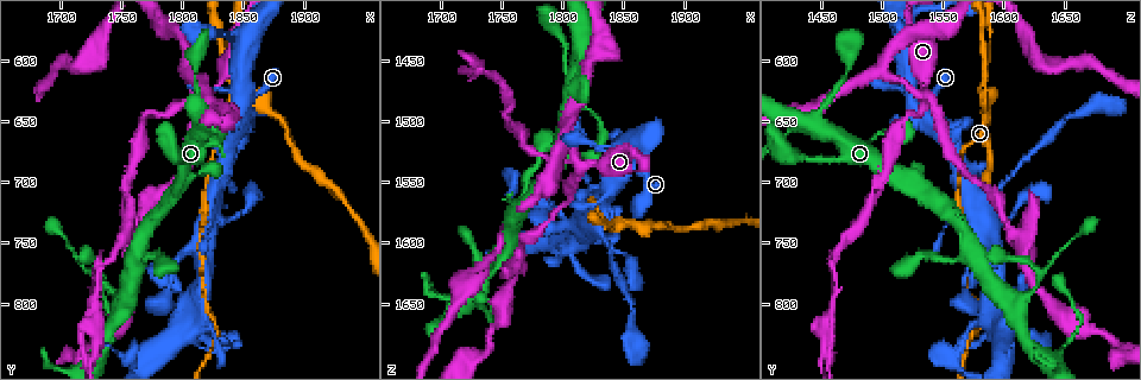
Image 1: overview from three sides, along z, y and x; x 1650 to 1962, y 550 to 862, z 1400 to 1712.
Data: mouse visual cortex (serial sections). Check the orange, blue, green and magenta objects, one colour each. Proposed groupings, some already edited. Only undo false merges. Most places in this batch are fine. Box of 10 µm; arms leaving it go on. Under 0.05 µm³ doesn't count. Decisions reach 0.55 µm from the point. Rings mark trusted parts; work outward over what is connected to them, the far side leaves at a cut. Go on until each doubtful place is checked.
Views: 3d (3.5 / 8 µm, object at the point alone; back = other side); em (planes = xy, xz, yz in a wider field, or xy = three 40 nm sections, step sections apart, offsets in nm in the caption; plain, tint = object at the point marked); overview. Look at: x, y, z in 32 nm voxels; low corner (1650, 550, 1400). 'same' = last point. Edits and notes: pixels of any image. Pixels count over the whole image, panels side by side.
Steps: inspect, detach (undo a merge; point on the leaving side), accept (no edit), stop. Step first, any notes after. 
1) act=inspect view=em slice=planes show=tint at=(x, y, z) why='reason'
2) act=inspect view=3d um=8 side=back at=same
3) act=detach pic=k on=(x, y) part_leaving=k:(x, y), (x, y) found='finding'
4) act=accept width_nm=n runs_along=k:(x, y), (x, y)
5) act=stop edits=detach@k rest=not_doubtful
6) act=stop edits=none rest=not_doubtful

act=inspect view=3d um=3.5 at=(1816, 630, 1540) why='four-way junction'

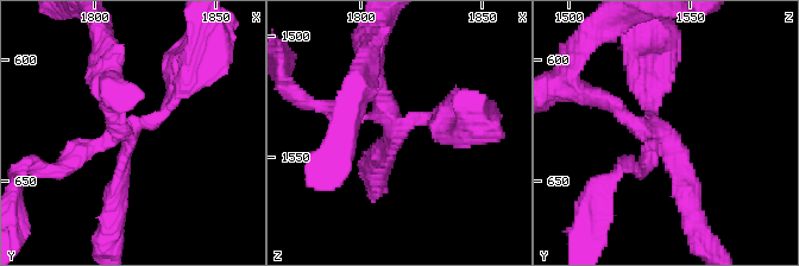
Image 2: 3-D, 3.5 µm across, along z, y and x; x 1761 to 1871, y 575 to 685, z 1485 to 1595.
act=inspect view=em slice=xy step=5 show=tint at=(1816, 628, 1539) arms=4 arm_widths_nm=200,200,200,200

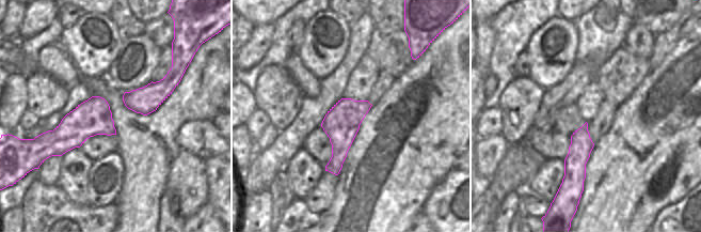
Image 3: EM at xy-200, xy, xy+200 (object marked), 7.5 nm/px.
act=accept found='one cell here'

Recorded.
act=inspect view=3d um=8 at=(1844, 630, 1584) why='sharp bend'

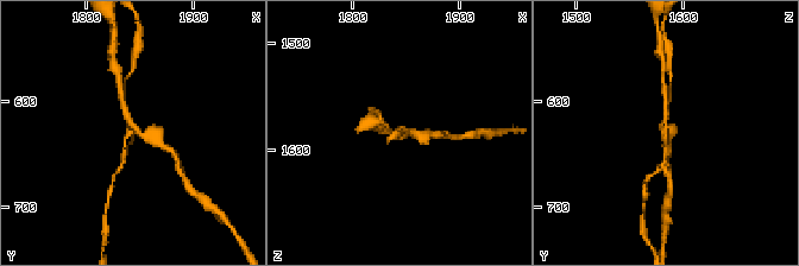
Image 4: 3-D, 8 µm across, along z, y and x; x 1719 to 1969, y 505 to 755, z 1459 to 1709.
act=inspect view=3d um=3.5 at=same why='closer look'

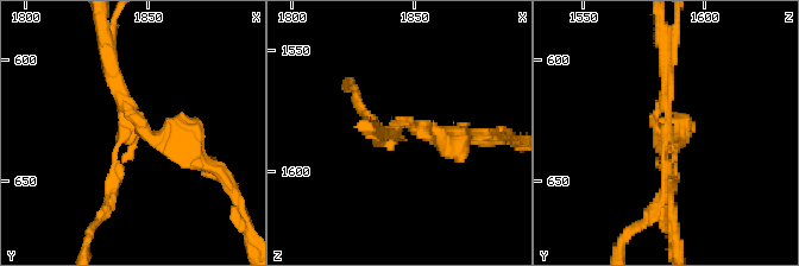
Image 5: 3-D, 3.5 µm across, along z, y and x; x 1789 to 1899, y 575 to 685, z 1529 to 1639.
act=inspect view=em slice=planes show=tint at=(1843, 628, 1584) arms=3 arm_widths_nm=100,200,300 why='shape alone is not enough'

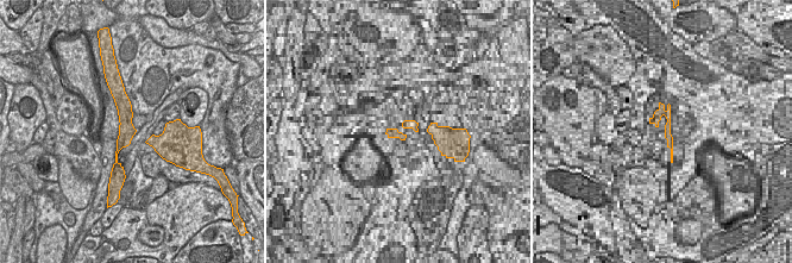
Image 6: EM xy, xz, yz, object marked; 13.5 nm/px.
act=accept width_nm=220 runs_along=5:(108, 202), (130, 130), (195, 147) found='all the same cell'

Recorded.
act=inspect view=3d um=3.5 at=(1836, 600, 1584) why='narrows sharply'

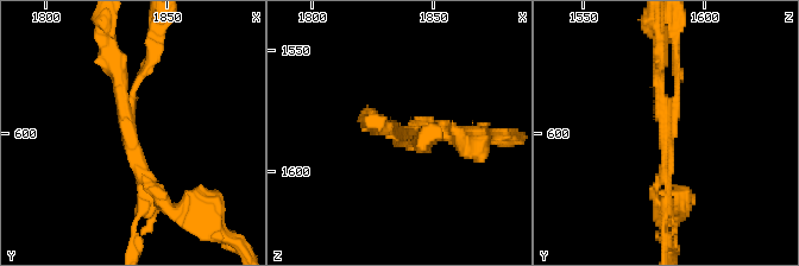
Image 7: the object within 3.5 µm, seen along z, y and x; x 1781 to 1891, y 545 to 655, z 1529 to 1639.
act=inspect view=em slice=planes show=tint at=(1834, 600, 1587) arms=3 arm_widths_nm=100,150,150

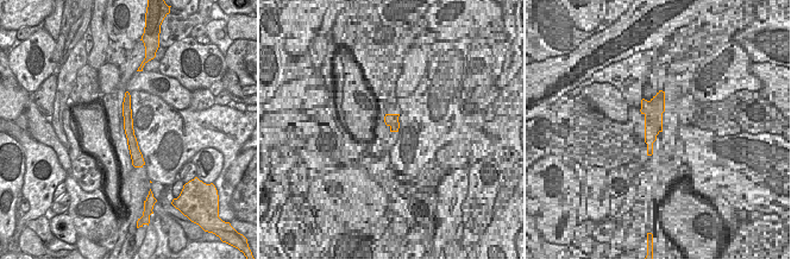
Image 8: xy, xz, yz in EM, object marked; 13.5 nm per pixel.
act=accept runs_along=7:(145, 210), (117, 57) found='one cell here'

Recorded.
act=inspect view=3d um=3.5 at=(1806, 610, 1498) why='branch point'

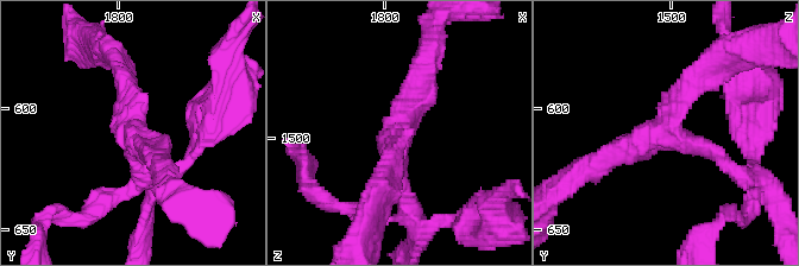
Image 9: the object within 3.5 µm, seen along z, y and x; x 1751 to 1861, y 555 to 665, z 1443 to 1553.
act=inspect view=em slice=xy step=2 show=tint at=(1806, 609, 1500) why='now the EM'

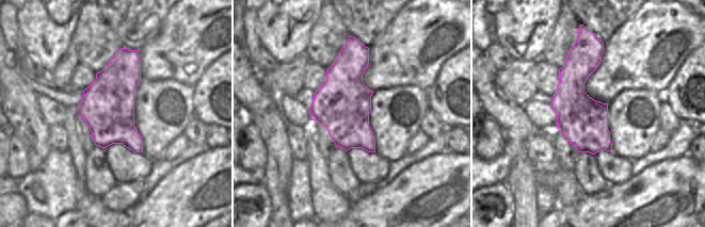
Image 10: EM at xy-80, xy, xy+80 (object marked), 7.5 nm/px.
act=accept runs_along=9:(408, 200), (397, 130), (422, 73) found='one cell here'

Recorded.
act=inspect view=3d um=3.5 at=(1830, 664, 1422) why='side arm on a straight run'

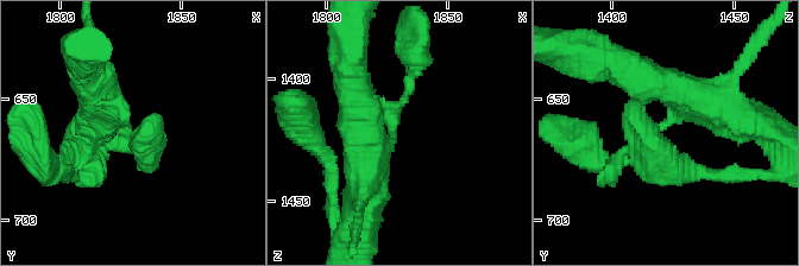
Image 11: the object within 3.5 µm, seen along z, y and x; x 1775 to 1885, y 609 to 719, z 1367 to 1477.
act=inspect view=em slice=xy step=1 show=tint at=(1828, 661, 1420) arms=3 arm_widths_nm=150,150,500

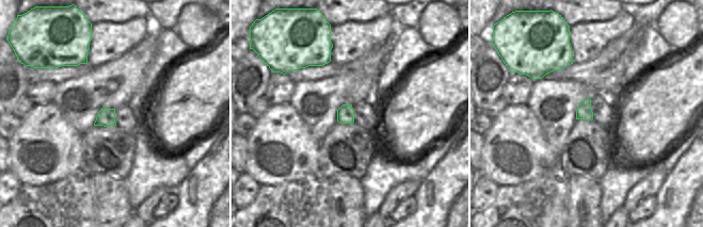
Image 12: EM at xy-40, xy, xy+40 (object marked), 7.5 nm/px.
act=accept runs_along=11:(725, 101), (690, 97), (614, 175) found='one cell here'

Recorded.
act=inspect view=3d um=3.5 side=back at=(1728, 798, 1460) why='three arms meet'

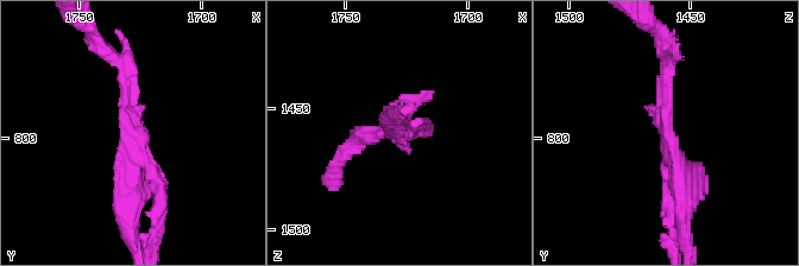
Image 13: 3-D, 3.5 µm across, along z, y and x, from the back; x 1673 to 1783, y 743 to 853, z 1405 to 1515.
act=inspect view=em slice=xy step=2 show=plain at=(1727, 796, 1459) why='now the EM'

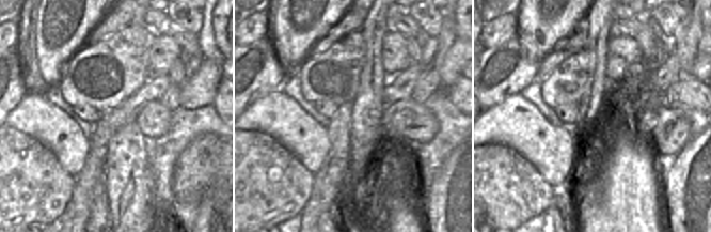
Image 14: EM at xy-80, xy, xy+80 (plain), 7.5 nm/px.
act=inspect view=em slice=xy step=2 show=tint at=same

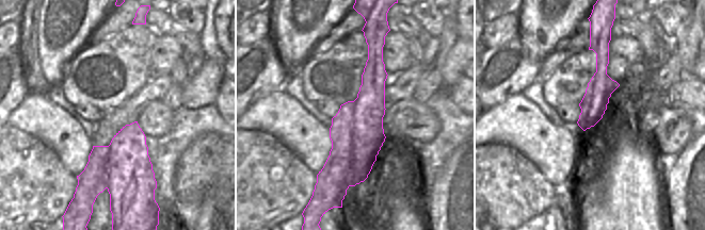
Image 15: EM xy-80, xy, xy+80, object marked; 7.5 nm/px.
act=accept arm_widths_nm=150,150,300 runs_along=15:(373, 48), (370, 104), (341, 185) found='all the same cell'

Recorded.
act=inspect view=3d um=3.5 at=(1824, 712, 1574) why='abrupt turn'

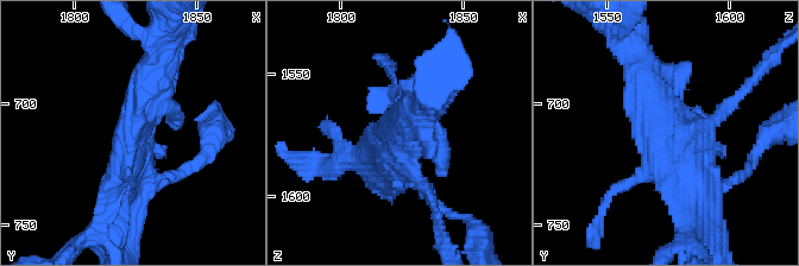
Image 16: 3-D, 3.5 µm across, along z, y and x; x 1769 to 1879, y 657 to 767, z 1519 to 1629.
act=inspect view=em slice=xy step=5 show=tint at=(1824, 712, 1575) why='shape alone is not enough'

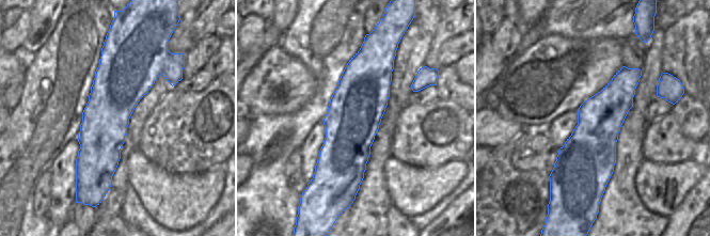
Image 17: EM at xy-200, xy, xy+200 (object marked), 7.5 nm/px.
act=inspect view=em slice=xy step=3 show=tint at=same why='cut it another way'

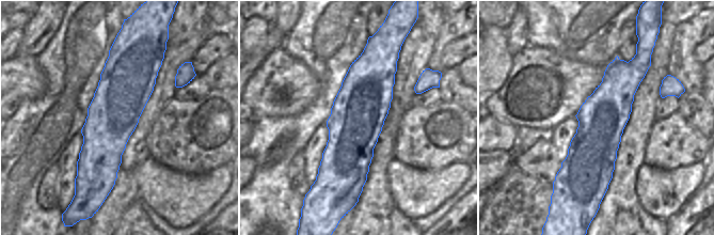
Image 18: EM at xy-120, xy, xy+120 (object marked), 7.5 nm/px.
act=accept runs_along=16:(642, 65), (691, 171), (687, 203) found='continuous, no second cell'

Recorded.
act=stop edits=none rest=not_doubtful

